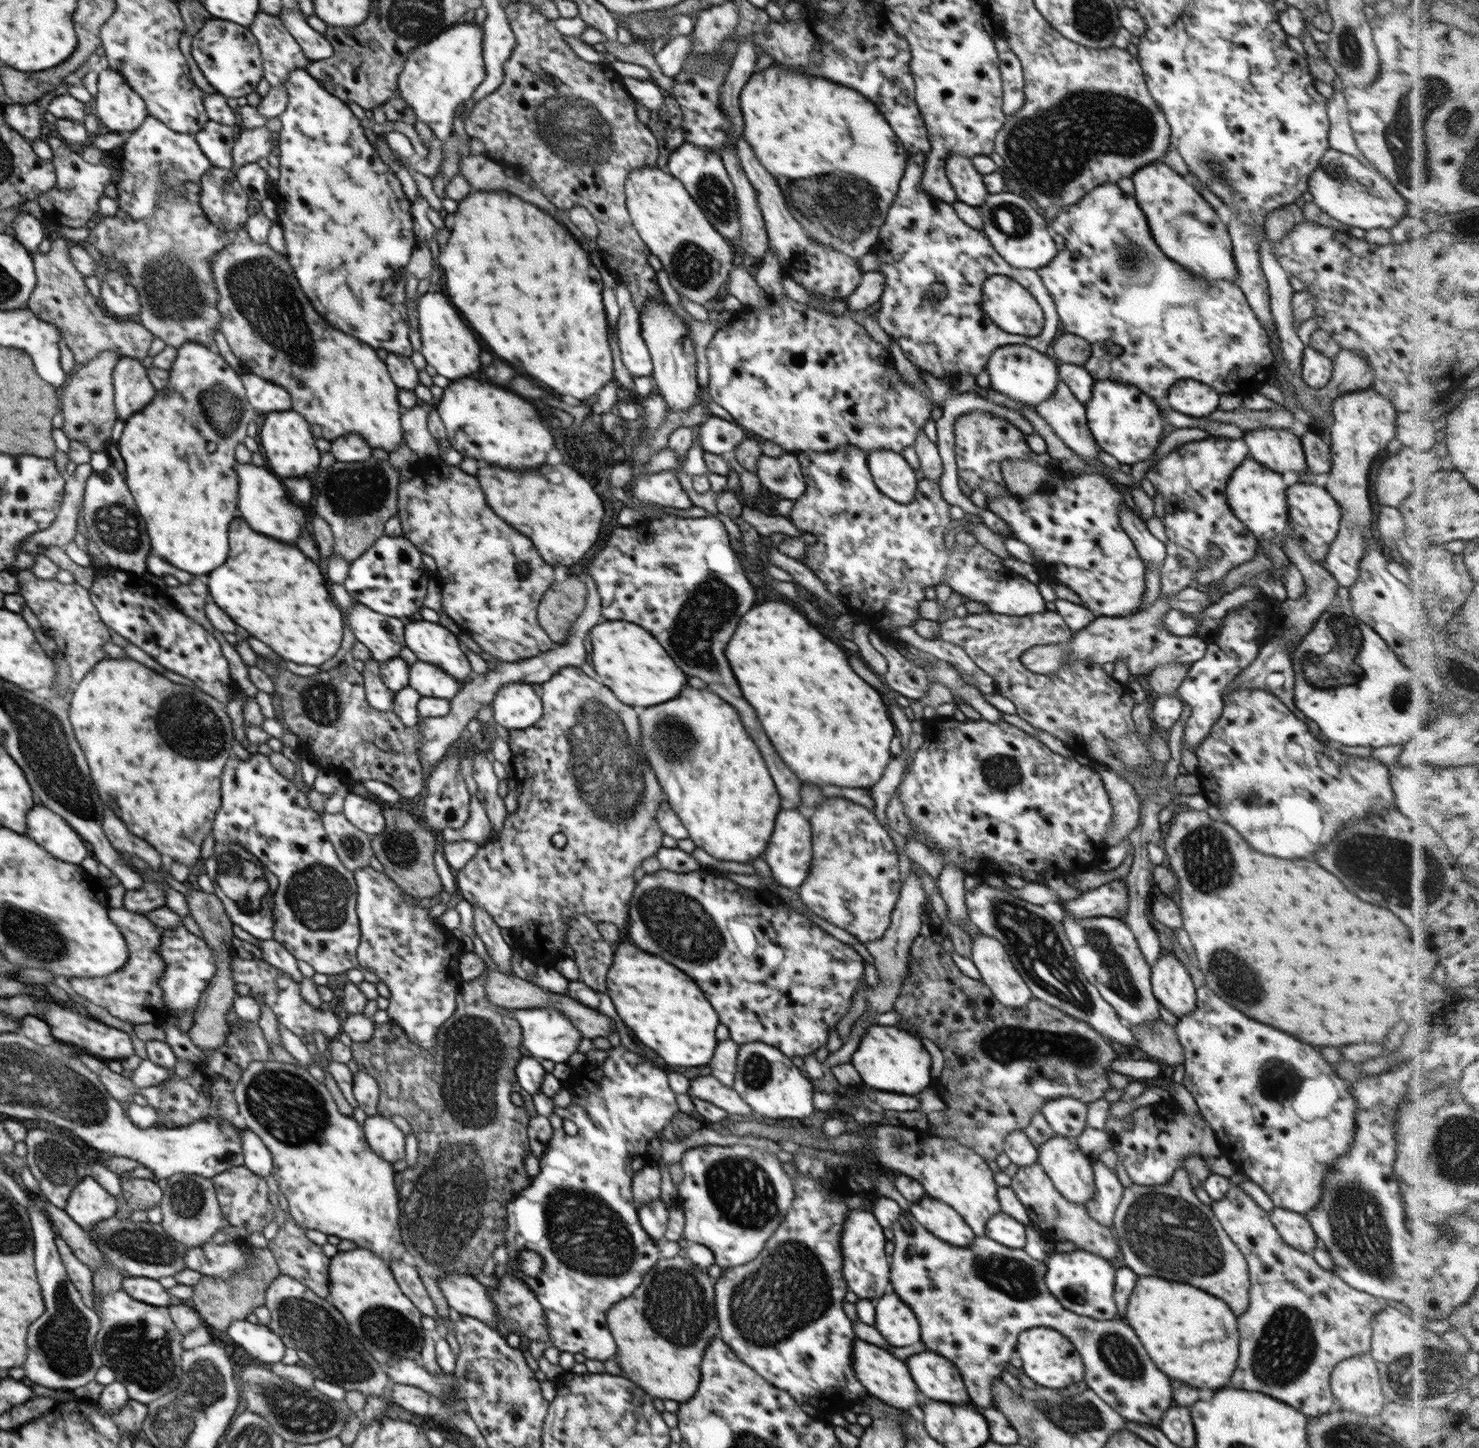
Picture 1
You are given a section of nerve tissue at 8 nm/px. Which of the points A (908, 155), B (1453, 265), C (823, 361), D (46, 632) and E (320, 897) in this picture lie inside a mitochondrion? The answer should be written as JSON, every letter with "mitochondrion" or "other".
{"A":"other","B":"other","C":"other","D":"other","E":"mitochondrion"}

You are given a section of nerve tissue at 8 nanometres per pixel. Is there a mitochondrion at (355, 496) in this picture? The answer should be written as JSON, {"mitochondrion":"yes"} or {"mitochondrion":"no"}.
{"mitochondrion":"yes"}

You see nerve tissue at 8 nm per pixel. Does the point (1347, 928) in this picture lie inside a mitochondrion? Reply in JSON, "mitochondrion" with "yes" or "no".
{"mitochondrion":"no"}

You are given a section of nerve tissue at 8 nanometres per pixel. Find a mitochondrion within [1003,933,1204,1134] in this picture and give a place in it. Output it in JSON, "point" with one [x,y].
{"point":[1087,1056]}

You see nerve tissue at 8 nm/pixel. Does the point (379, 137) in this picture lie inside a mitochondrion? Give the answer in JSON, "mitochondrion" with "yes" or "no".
{"mitochondrion":"no"}

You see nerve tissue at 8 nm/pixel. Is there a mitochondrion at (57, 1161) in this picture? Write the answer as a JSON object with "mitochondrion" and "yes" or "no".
{"mitochondrion":"yes"}

